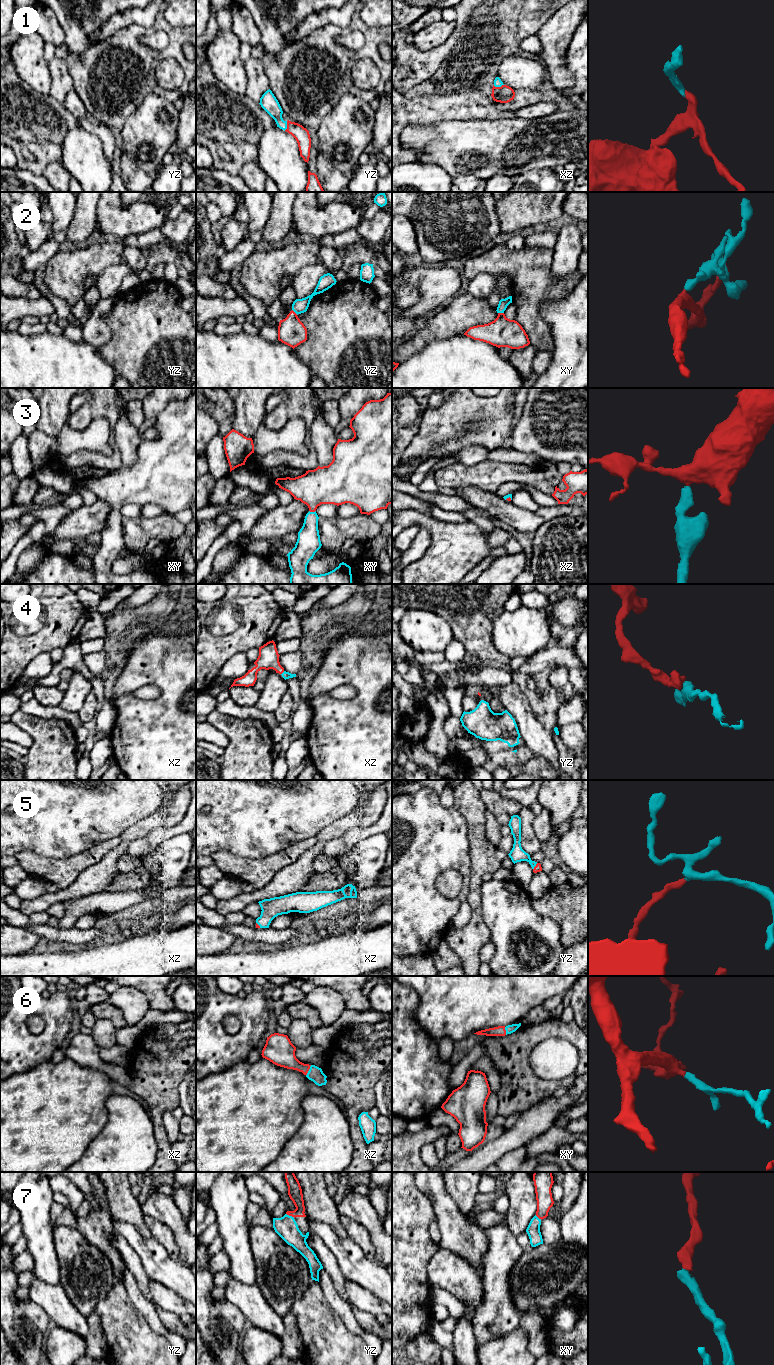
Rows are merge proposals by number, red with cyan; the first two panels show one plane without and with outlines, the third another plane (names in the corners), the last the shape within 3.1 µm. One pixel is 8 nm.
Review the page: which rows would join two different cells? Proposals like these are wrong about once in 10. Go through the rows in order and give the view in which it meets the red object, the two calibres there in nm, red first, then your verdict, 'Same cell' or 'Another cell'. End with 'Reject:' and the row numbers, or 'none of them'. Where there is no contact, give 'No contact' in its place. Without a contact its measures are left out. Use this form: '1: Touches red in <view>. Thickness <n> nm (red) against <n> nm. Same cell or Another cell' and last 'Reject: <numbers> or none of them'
1: Touches red in xz. Thickness 140 nm (red) against 60 nm. Same cell
2: Touches red in xy. Thickness 240 nm (red) against 80 nm. Same cell
3: Touches red in xy. Thickness 300 nm (red) against 180 nm. Same cell
4: Touches red in xz. Thickness 170 nm (red) against 60 nm. Same cell
5: Touches red in yz. Thickness 60 nm (red) against 120 nm. Same cell
6: Touches red in xz. Thickness 200 nm (red) against 120 nm. Same cell
7: Touches red in yz. Thickness 110 nm (red) against 180 nm. Same cell
Reject: none of them

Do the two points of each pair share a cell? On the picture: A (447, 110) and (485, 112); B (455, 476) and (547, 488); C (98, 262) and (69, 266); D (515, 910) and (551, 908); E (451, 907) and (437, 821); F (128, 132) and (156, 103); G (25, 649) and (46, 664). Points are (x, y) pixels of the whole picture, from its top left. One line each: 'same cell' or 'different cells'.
A: same cell
B: same cell
C: same cell
D: different cells
E: same cell
F: same cell
G: different cells

